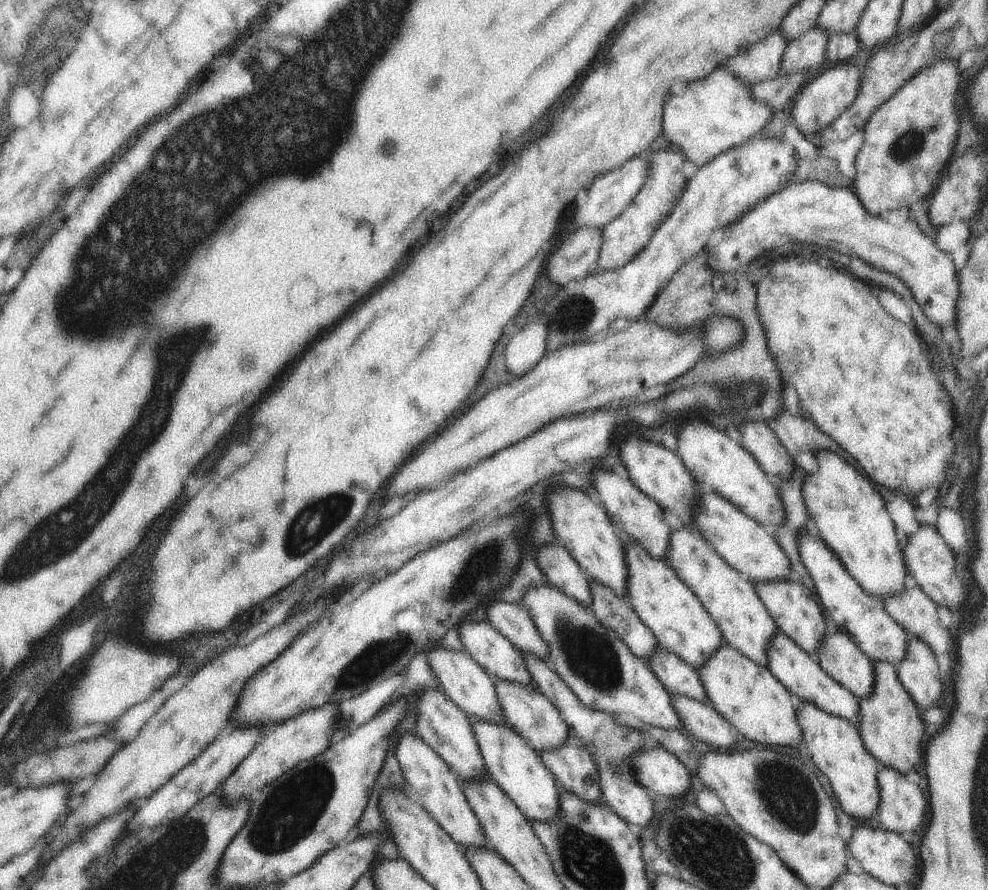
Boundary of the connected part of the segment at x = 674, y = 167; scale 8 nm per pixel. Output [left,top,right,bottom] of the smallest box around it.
[590,150,688,273]

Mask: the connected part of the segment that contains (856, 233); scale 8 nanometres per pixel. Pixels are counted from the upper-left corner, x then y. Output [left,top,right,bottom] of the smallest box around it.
[702,182,959,328]

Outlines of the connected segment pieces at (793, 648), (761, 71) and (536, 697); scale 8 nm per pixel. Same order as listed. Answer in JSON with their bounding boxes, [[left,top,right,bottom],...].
[[766,634,858,724],[724,27,789,86],[494,678,570,753]]

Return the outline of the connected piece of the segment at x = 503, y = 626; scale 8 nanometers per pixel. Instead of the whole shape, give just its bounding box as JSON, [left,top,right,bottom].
[487,598,549,661]

